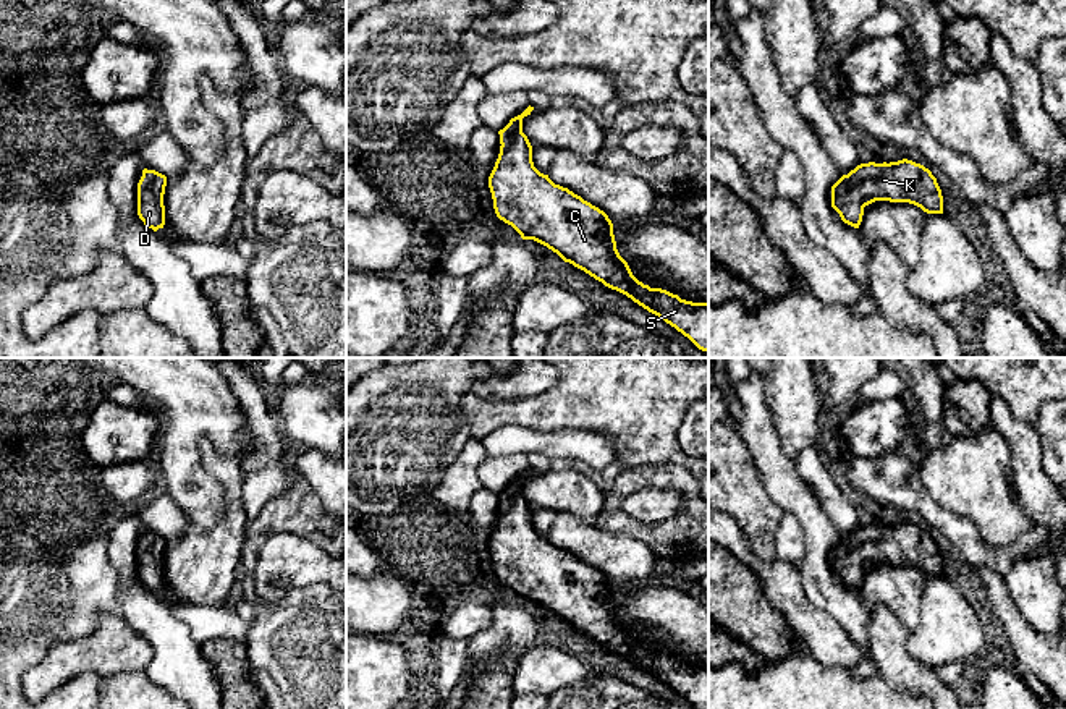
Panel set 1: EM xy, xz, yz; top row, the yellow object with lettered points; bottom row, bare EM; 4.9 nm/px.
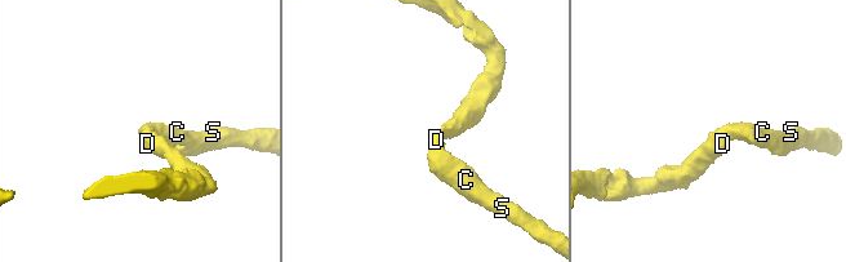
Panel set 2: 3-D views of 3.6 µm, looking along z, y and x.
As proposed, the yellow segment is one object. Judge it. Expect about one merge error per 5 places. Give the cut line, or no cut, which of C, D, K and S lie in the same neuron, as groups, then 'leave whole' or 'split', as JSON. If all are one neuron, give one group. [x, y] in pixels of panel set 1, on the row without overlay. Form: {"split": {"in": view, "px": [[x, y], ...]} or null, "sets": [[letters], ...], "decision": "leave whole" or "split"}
{"split": null, "sets": [["C", "D", "K", "S"]], "decision": "leave whole"}

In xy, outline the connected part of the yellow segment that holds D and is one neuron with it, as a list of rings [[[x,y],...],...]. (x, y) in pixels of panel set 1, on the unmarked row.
[[[142,533],[137,546],[137,578],[154,594],[165,588],[163,557],[167,539],[155,533]]]

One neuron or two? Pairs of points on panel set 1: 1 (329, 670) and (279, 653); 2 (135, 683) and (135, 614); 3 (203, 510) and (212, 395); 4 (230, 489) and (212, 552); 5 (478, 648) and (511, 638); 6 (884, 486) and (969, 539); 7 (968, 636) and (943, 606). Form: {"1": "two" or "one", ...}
{"1": "one", "2": "two", "3": "one", "4": "one", "5": "one", "6": "one", "7": "one"}

